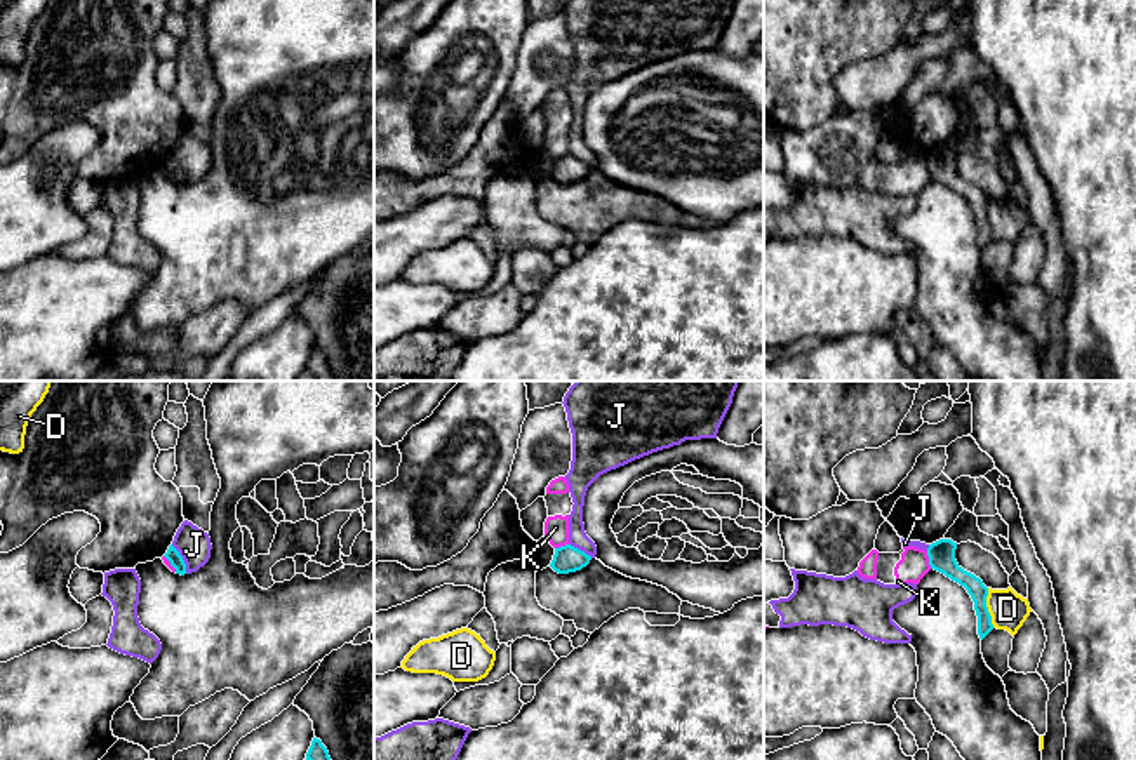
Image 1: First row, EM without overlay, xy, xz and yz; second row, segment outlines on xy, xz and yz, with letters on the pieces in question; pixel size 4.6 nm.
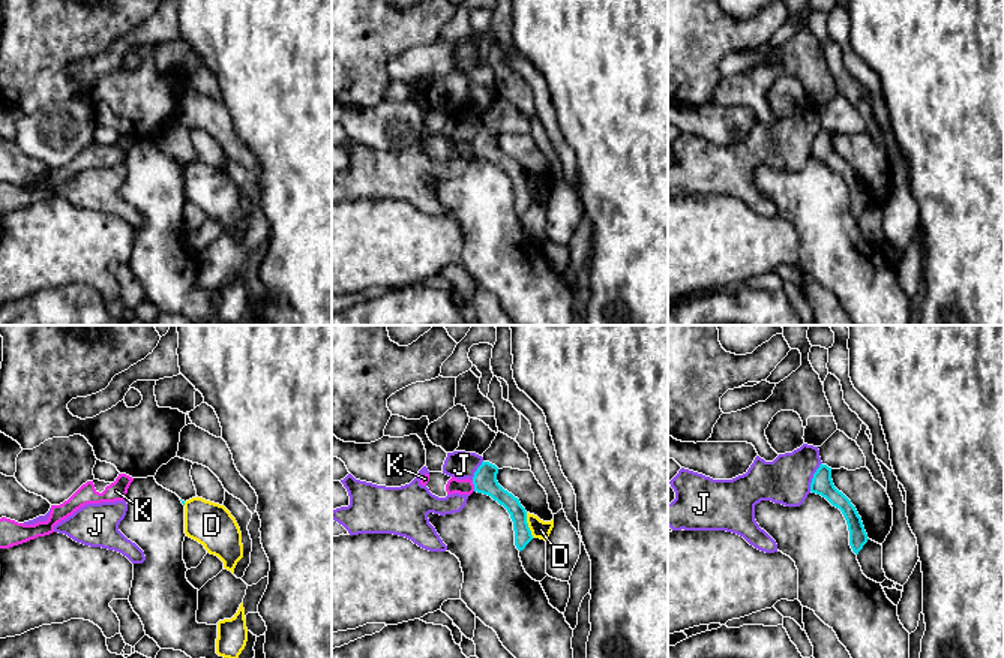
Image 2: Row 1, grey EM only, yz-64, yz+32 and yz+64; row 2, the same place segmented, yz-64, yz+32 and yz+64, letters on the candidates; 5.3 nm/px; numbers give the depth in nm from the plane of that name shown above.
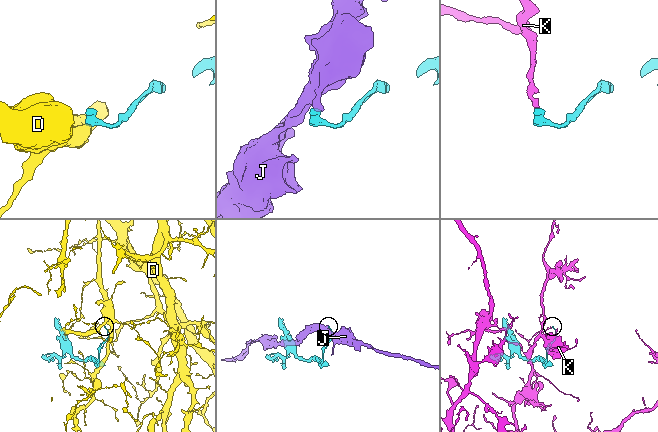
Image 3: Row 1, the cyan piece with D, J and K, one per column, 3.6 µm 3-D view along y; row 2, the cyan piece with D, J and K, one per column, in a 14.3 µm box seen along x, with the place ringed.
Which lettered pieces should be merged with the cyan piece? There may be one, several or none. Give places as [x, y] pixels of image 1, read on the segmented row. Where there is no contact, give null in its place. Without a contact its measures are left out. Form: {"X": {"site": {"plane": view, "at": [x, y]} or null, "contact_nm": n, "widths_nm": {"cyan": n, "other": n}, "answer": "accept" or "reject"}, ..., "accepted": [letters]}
{"D": {"site": {"plane": "yz", "at": [987, 607]}, "contact_nm": 190, "widths_nm": {"cyan": 90, "other": 170}, "answer": "reject"}, "J": {"site": {"plane": "xy", "at": [181, 559]}, "contact_nm": 150, "widths_nm": {"cyan": 70, "other": 160}, "answer": "reject"}, "K": {"site": {"plane": "yz", "at": [929, 560]}, "contact_nm": 80, "widths_nm": {"cyan": 130, "other": 140}, "answer": "reject"}, "accepted": []}

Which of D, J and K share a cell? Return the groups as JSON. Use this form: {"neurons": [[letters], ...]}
{"neurons": [["D"], ["J"], ["K"]]}

